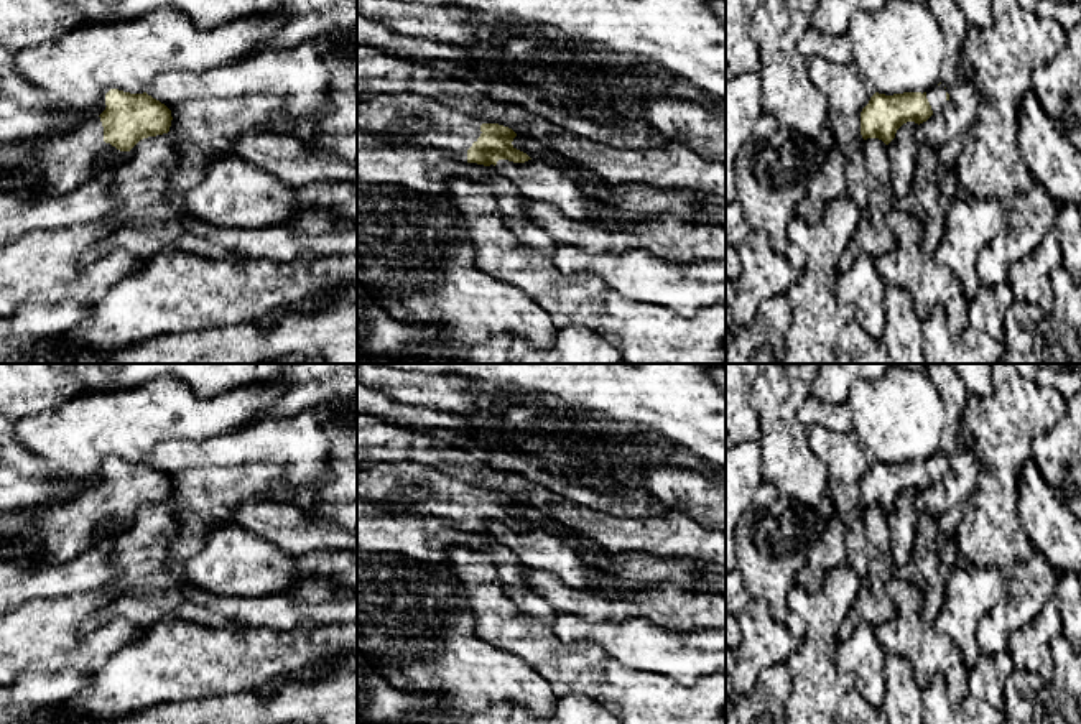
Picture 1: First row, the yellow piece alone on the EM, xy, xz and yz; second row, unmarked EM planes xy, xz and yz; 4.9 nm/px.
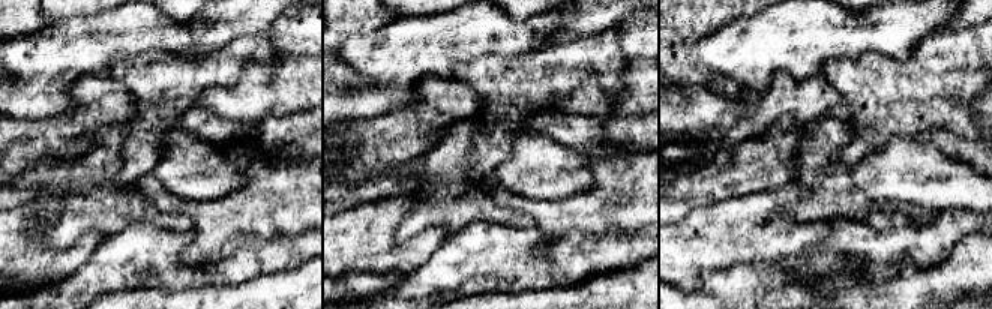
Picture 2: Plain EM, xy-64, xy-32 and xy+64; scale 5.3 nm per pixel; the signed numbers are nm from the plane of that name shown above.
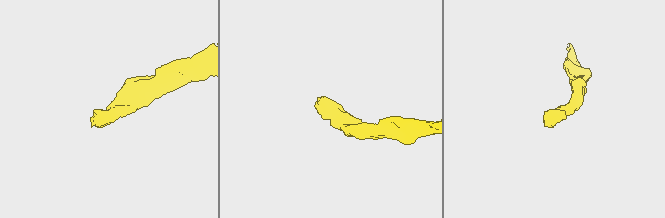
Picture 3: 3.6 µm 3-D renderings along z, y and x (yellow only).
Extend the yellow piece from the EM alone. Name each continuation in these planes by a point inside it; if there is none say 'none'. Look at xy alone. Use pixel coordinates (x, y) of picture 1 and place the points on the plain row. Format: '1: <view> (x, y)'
1: xy (68, 529)

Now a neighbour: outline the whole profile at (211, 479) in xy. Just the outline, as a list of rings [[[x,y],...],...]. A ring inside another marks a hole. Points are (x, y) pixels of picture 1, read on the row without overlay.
[[[324,405],[295,416],[263,418],[244,431],[201,443],[166,439],[155,444],[146,462],[171,479],[168,504],[178,520],[176,531],[165,538],[163,564],[196,556],[206,545],[207,531],[232,523],[242,504],[293,504],[304,513],[314,510],[321,504],[322,485],[331,480],[331,441],[322,429],[327,413]]]

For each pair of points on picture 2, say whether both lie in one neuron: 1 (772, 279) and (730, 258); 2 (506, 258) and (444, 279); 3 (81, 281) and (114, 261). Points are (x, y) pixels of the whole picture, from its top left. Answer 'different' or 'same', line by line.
1: different
2: same
3: same

